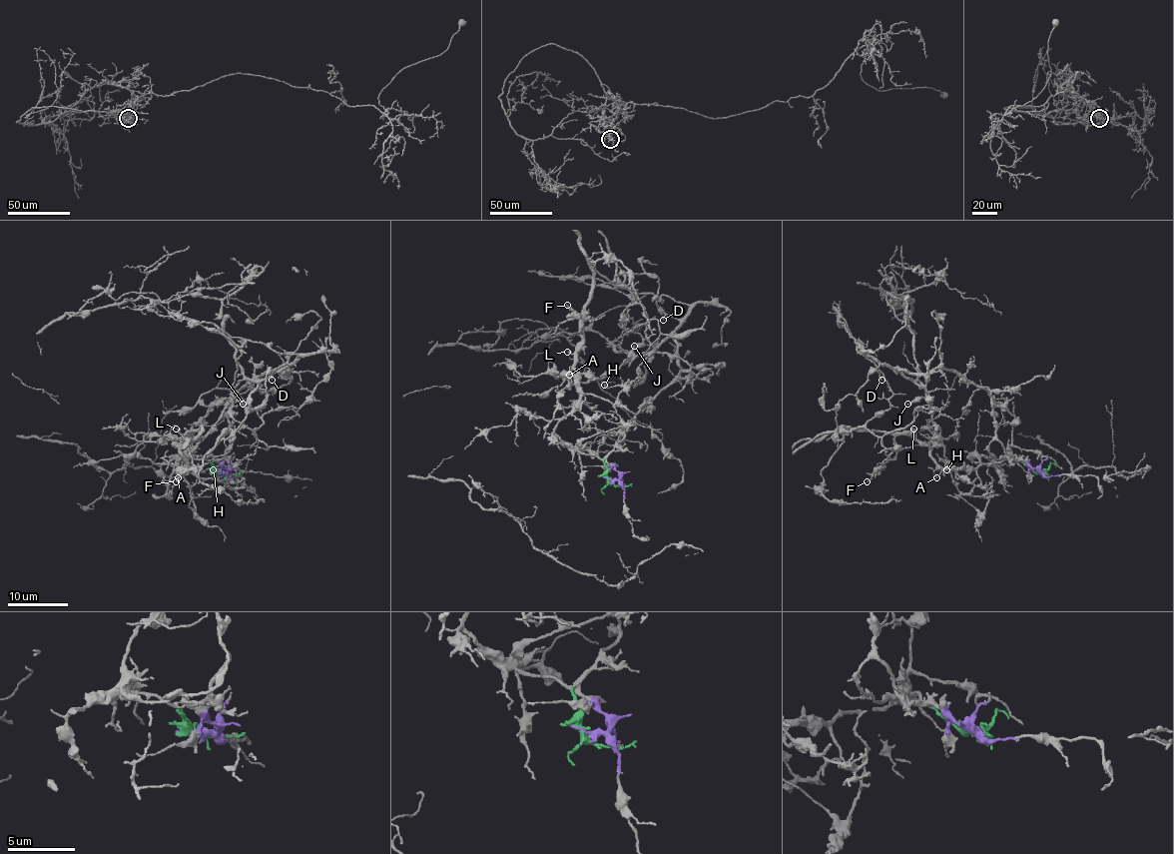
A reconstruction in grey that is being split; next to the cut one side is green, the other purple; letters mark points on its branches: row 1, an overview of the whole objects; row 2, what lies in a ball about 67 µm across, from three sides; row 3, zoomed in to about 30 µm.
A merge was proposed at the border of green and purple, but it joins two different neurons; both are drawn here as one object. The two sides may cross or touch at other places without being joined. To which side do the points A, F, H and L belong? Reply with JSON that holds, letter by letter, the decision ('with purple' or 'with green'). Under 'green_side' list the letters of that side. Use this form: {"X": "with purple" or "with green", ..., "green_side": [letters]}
{"A": "with green", "F": "with green", "H": "with green", "L": "with green", "green_side": ["A", "F", "H", "L"]}

